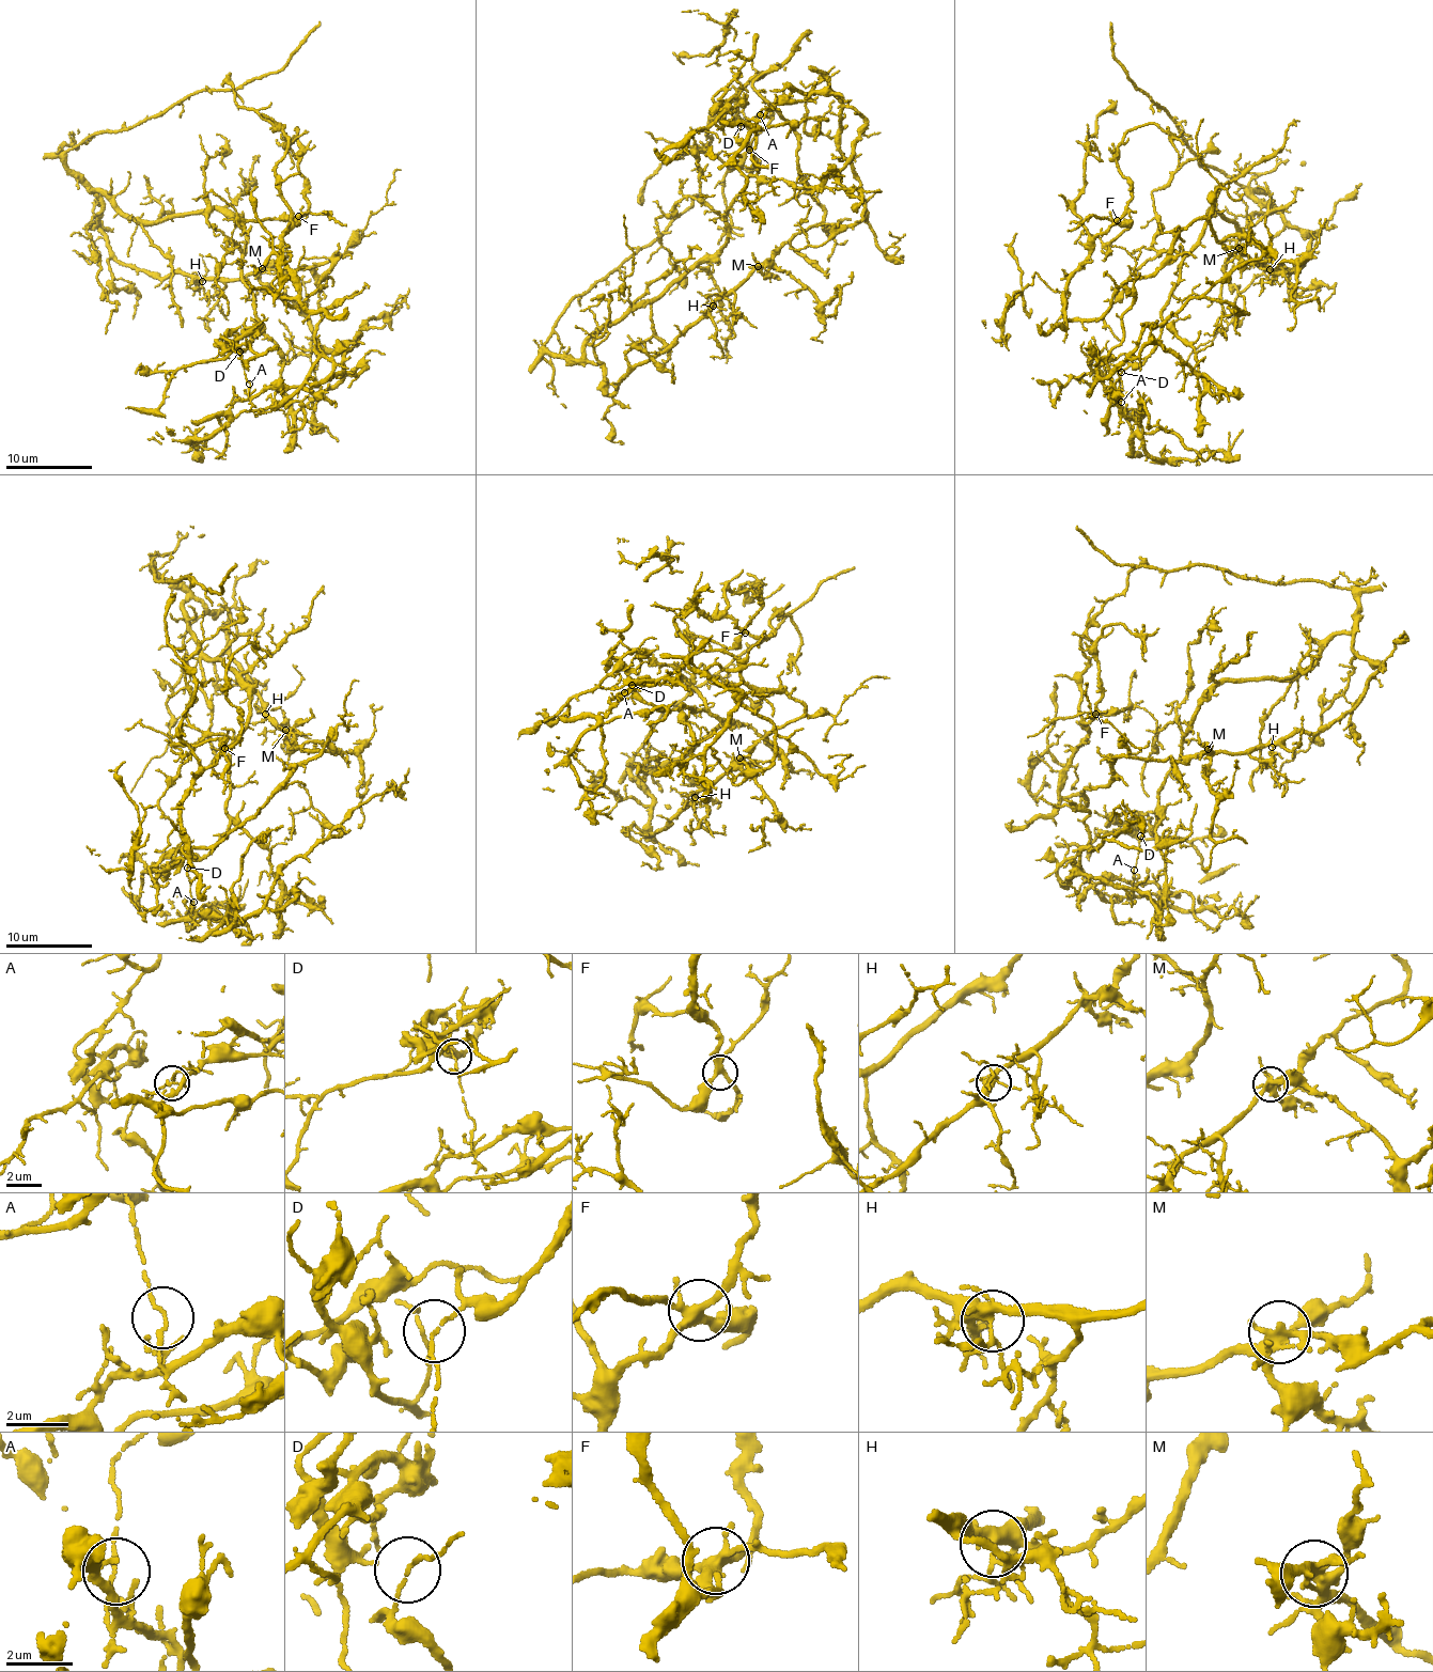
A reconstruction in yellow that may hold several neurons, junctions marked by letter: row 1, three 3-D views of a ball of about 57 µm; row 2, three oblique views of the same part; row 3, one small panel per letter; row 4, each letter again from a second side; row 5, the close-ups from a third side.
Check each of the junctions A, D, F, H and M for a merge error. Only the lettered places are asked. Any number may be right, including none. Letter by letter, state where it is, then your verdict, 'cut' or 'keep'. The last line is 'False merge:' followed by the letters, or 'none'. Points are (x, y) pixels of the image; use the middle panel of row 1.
A: (760, 114) | keep
D: (741, 126) | cut
F: (749, 150) | keep
H: (713, 306) | keep
M: (758, 266) | cut
False merge: D, M

